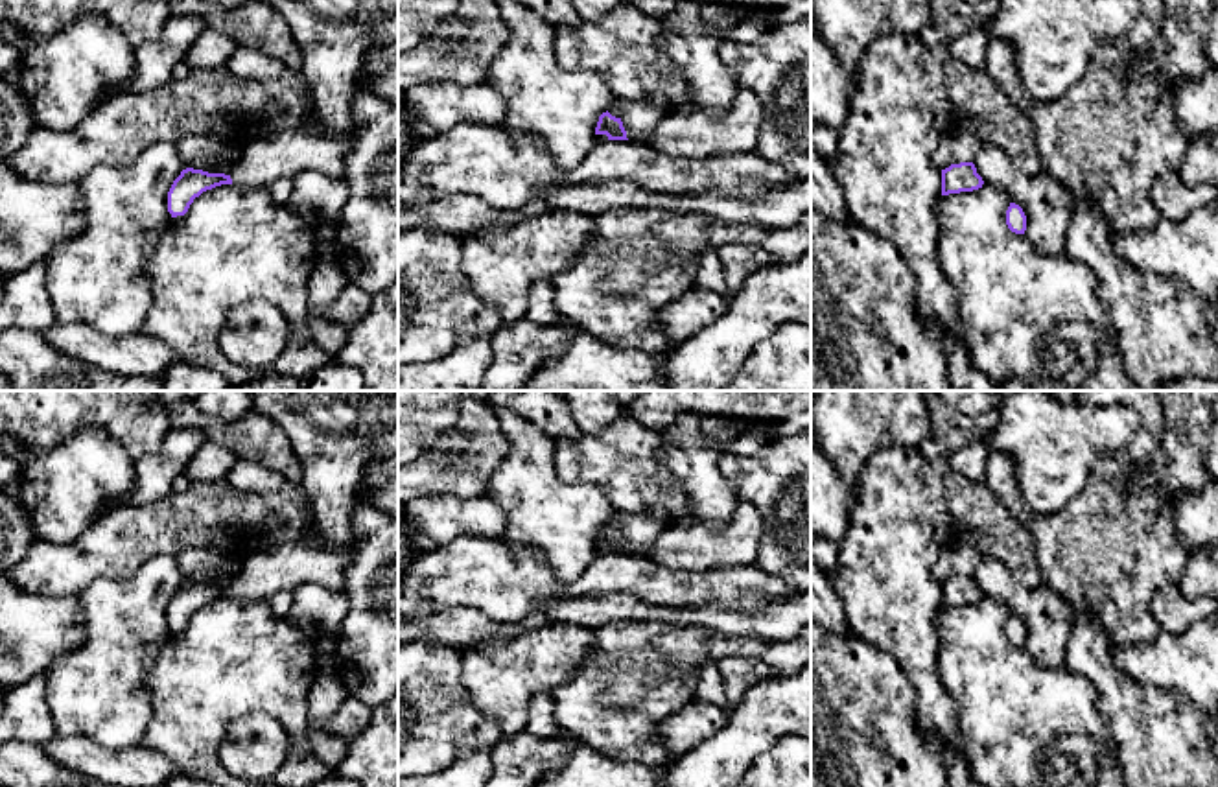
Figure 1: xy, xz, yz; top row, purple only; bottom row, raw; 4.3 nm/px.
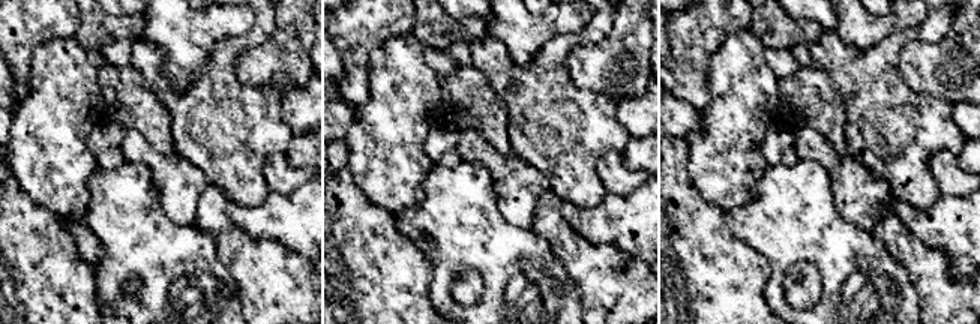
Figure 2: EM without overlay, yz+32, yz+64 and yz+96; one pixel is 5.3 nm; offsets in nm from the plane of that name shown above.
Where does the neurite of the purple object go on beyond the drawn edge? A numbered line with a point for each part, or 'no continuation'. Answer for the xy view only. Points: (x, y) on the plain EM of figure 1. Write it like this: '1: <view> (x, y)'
1: xy (334, 434)

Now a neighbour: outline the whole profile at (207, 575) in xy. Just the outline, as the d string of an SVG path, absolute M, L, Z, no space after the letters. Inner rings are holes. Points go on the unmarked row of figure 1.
M240 566L234 573L230 573L227 570L216 570L216 568L197 568L190 573L182 573L182 582L193 581L193 582L208 584L208 586L228 588L230 582L236 579L238 571L240 571Z

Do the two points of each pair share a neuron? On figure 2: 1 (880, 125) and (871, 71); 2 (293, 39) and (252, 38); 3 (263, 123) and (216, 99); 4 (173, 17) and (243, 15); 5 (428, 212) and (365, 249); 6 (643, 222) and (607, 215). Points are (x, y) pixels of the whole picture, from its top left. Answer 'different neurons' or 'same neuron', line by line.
1: same neuron
2: different neurons
3: same neuron
4: same neuron
5: different neurons
6: same neuron

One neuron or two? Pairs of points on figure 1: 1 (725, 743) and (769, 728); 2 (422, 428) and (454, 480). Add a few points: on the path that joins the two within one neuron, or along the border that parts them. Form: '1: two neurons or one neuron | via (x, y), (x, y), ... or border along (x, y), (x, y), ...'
1: one neuron | via (736, 743), (752, 728), (758, 728)
2: two neurons | border along (461, 413), (417, 459)

